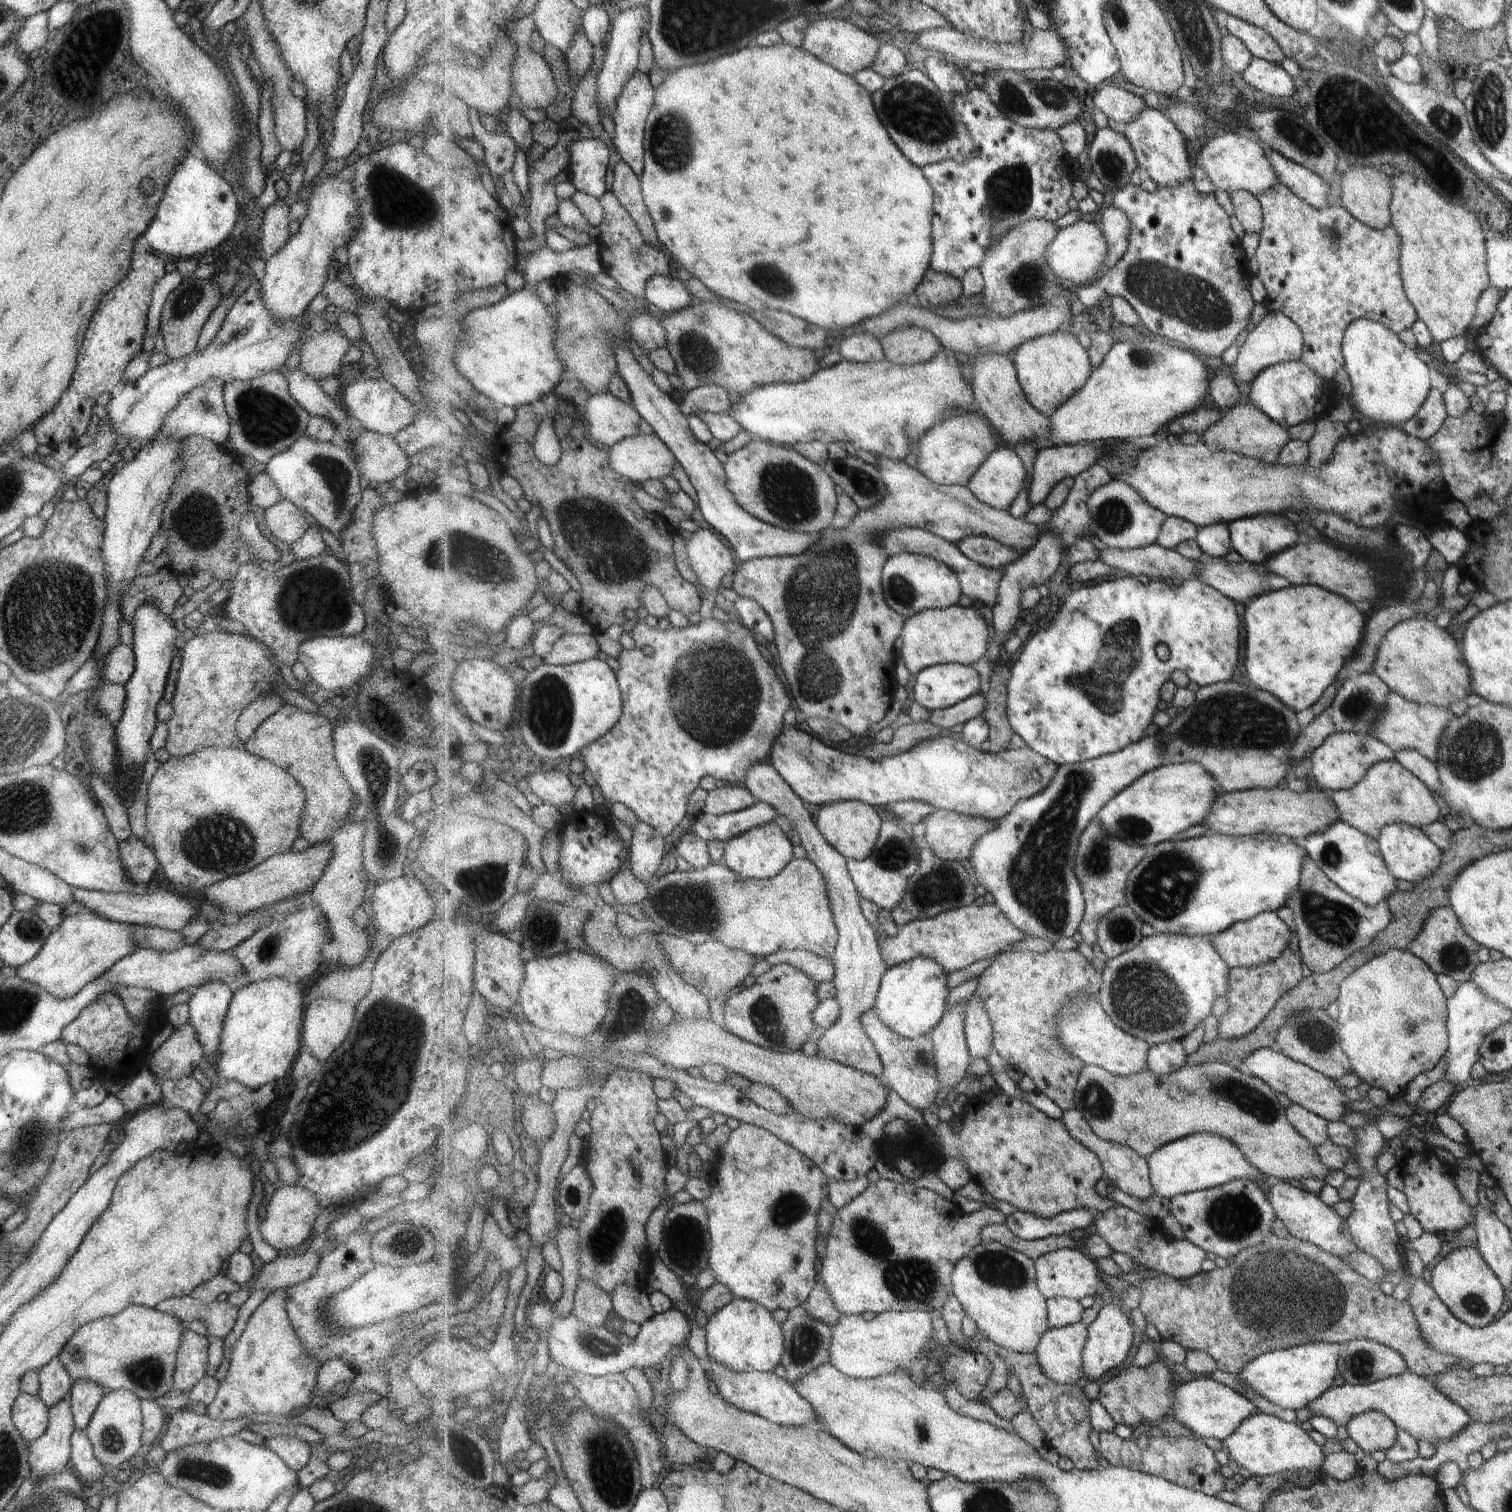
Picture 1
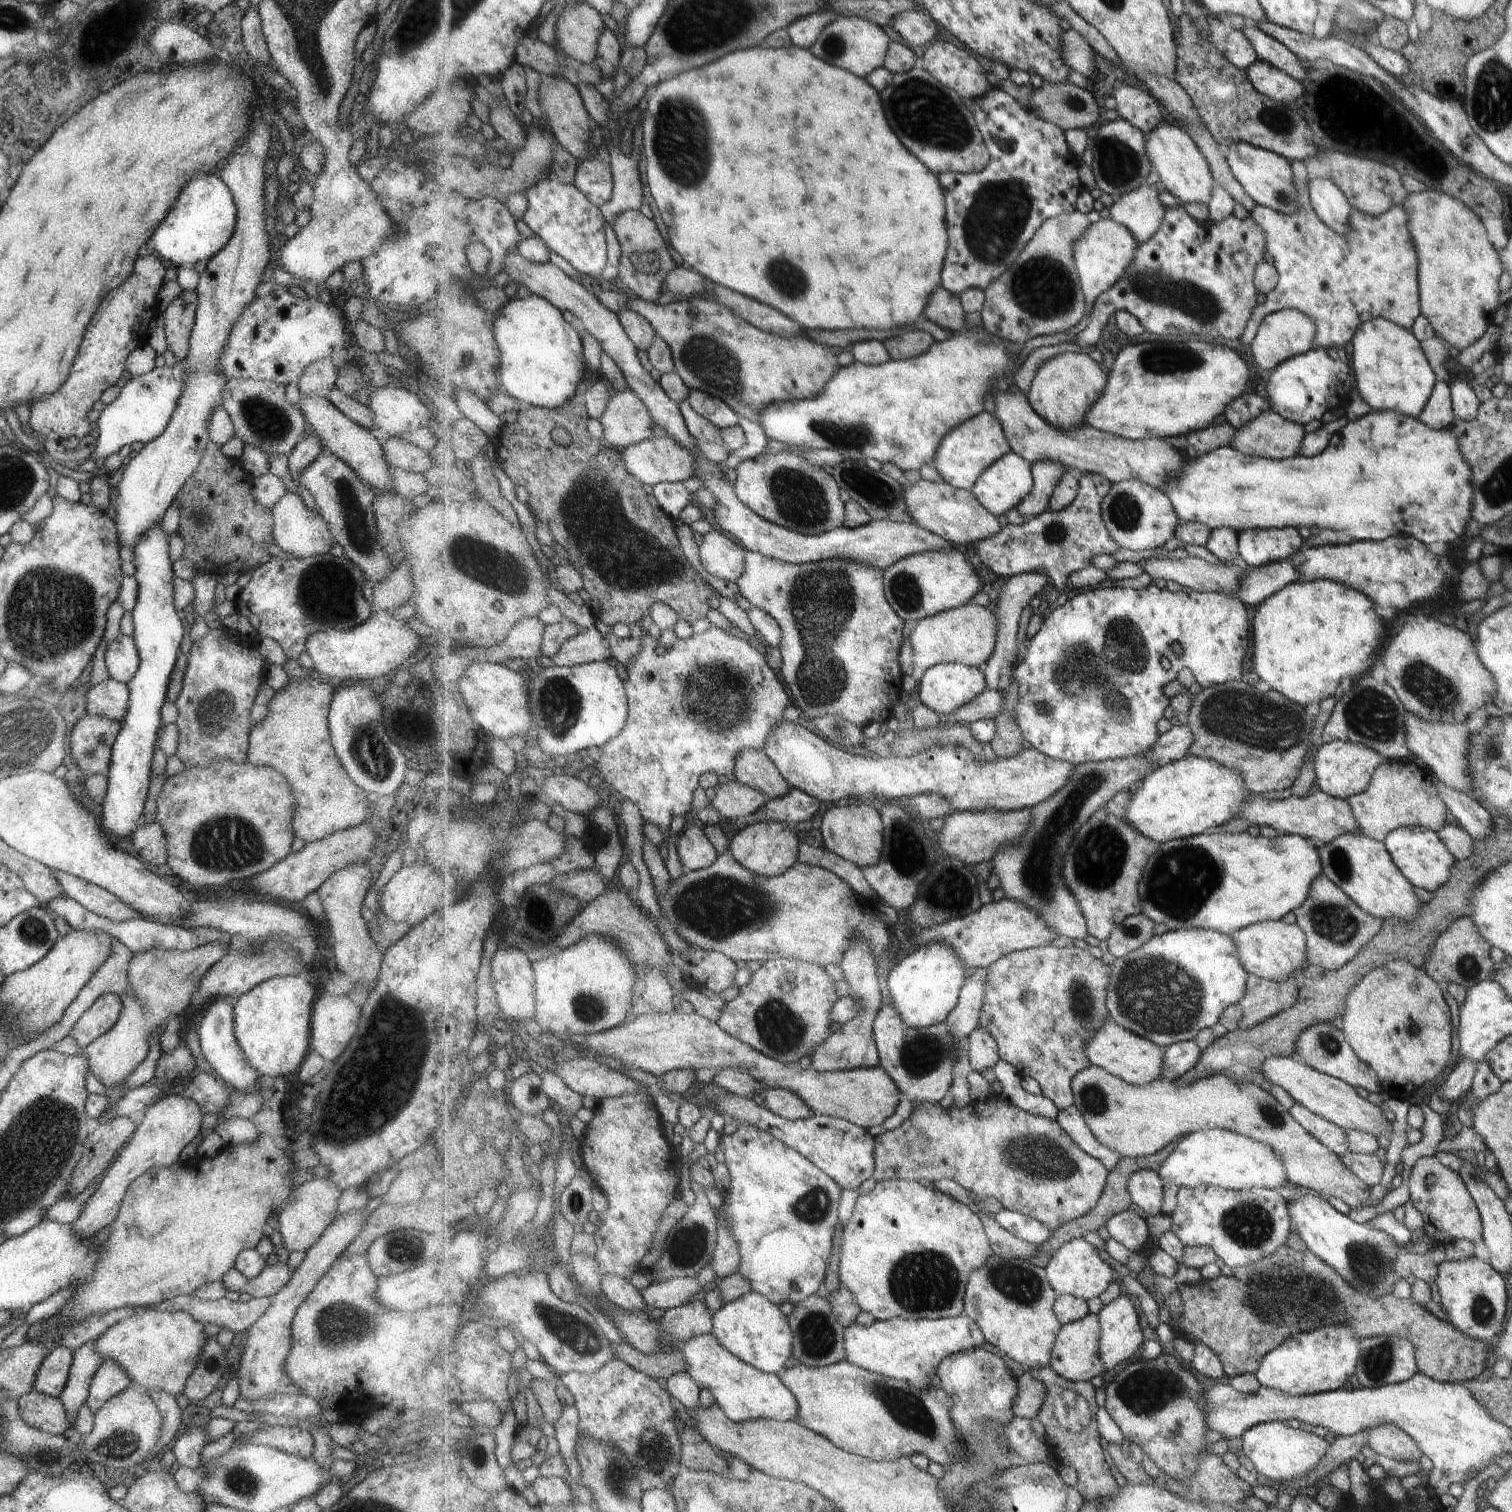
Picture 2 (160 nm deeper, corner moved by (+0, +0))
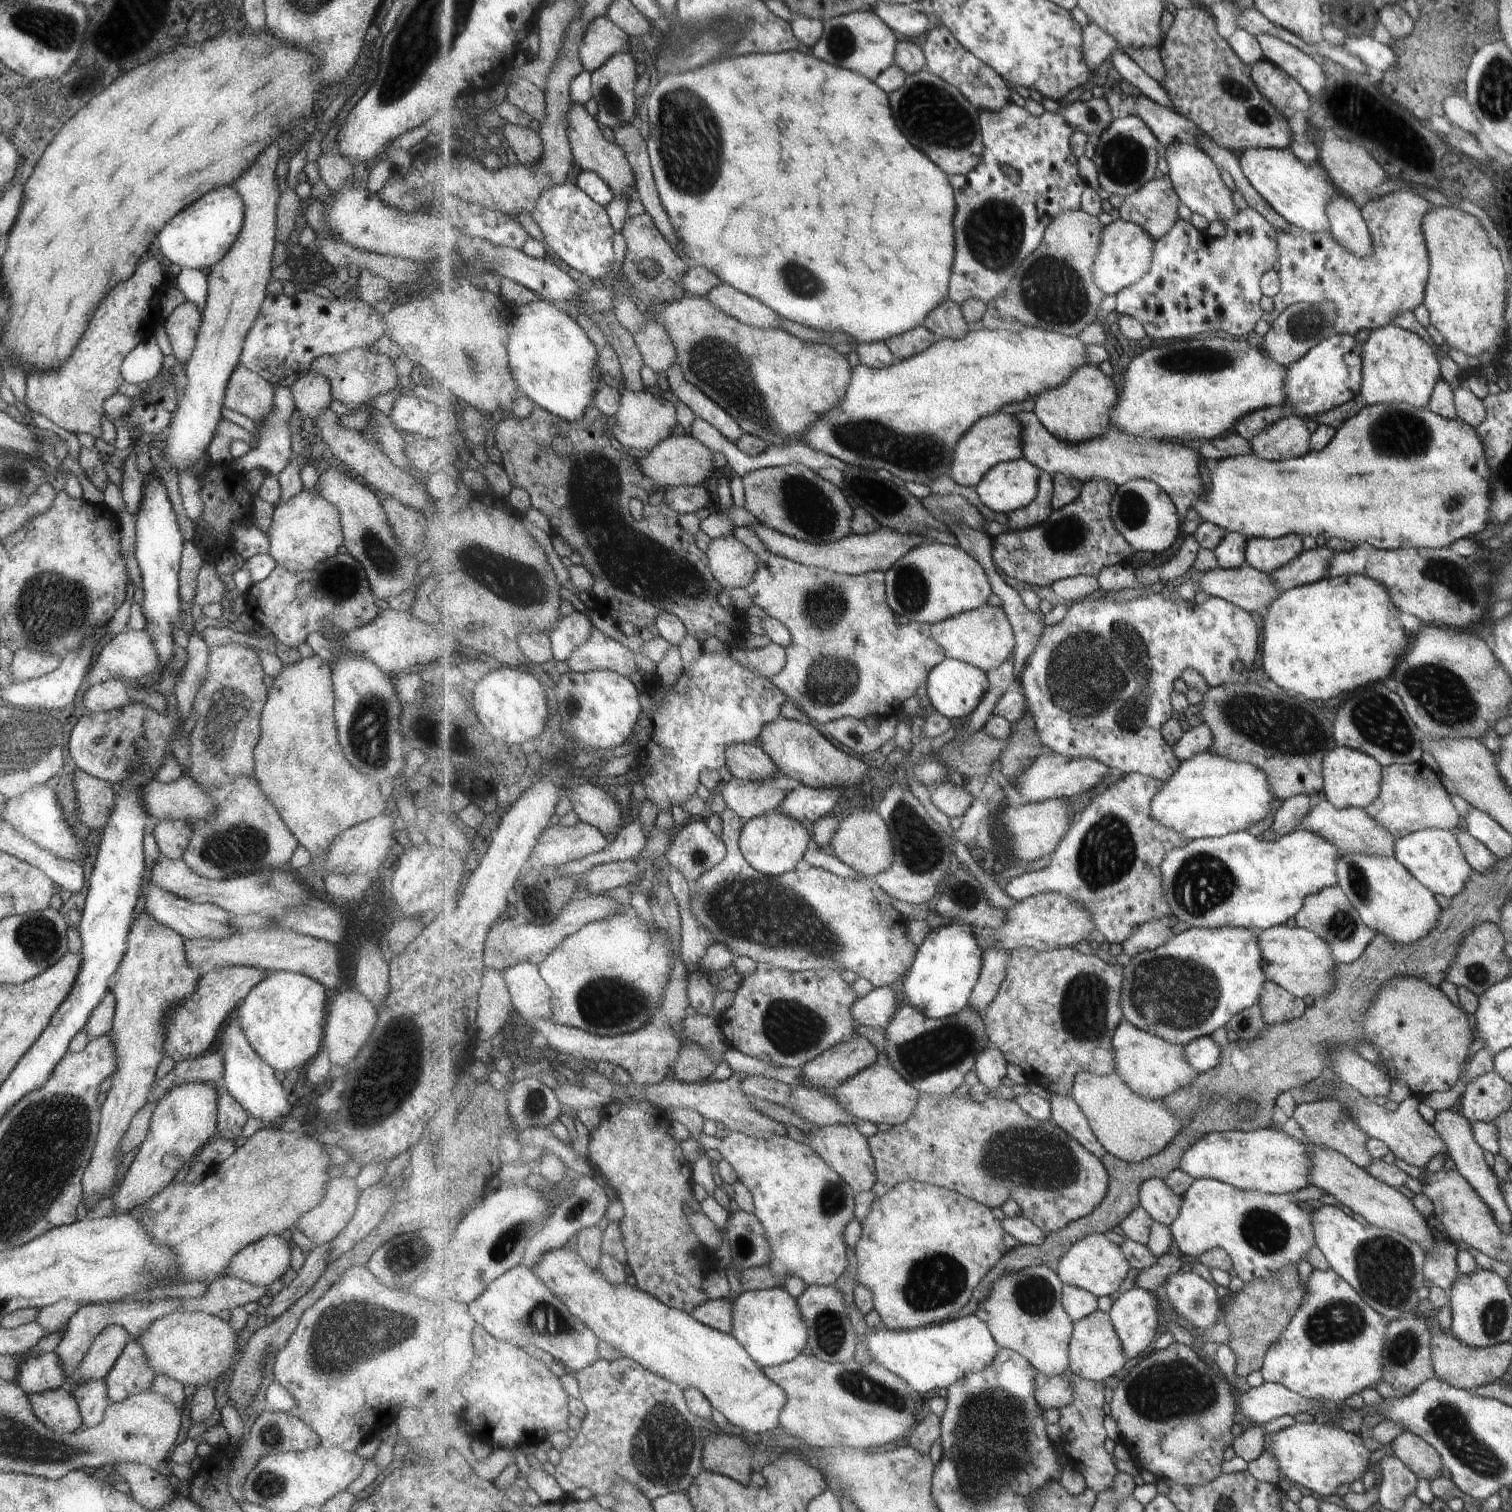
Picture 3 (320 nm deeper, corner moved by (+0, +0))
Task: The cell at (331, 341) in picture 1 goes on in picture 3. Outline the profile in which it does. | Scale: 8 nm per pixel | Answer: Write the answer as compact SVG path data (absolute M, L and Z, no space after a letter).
M311 370L291 383L289 388L294 400L294 408L312 420L315 420L332 400L328 380Z

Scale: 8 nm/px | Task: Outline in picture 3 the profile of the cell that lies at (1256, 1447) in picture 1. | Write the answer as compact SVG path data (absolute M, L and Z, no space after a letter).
M1295 1423L1275 1434L1263 1434L1263 1451L1269 1450L1277 1462L1281 1478L1299 1484L1321 1497L1335 1494L1337 1486L1362 1480L1372 1455L1356 1434L1344 1432L1335 1424Z

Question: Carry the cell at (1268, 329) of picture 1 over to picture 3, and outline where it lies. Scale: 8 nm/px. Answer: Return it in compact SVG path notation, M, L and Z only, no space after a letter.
M1296 303L1282 311L1261 338L1259 349L1267 355L1269 360L1287 369L1289 364L1295 363L1313 346L1320 344L1324 339L1331 337L1331 322L1333 321L1333 308L1329 304L1323 306L1309 306L1309 304Z

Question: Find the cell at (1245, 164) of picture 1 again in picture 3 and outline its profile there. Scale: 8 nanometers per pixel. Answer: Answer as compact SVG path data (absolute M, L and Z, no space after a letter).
M1246 149L1237 154L1238 165L1250 187L1289 225L1296 226L1309 234L1327 233L1330 224L1326 206L1331 194L1339 194L1328 180L1326 172L1317 162L1308 167L1287 149Z

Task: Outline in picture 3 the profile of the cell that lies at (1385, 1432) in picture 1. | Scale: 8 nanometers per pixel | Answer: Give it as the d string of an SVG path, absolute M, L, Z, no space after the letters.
M1404 1431L1395 1436L1389 1445L1395 1458L1409 1468L1417 1479L1430 1481L1440 1476L1439 1470L1443 1464L1433 1448L1421 1438Z

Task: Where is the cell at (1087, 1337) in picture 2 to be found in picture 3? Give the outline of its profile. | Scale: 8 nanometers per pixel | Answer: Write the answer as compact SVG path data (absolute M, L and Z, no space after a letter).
M1097 1311L1091 1316L1075 1322L1074 1336L1070 1342L1071 1366L1069 1370L1077 1377L1101 1382L1119 1374L1127 1366L1127 1362L1129 1359L1124 1351L1122 1340L1119 1338L1118 1330L1108 1312Z

